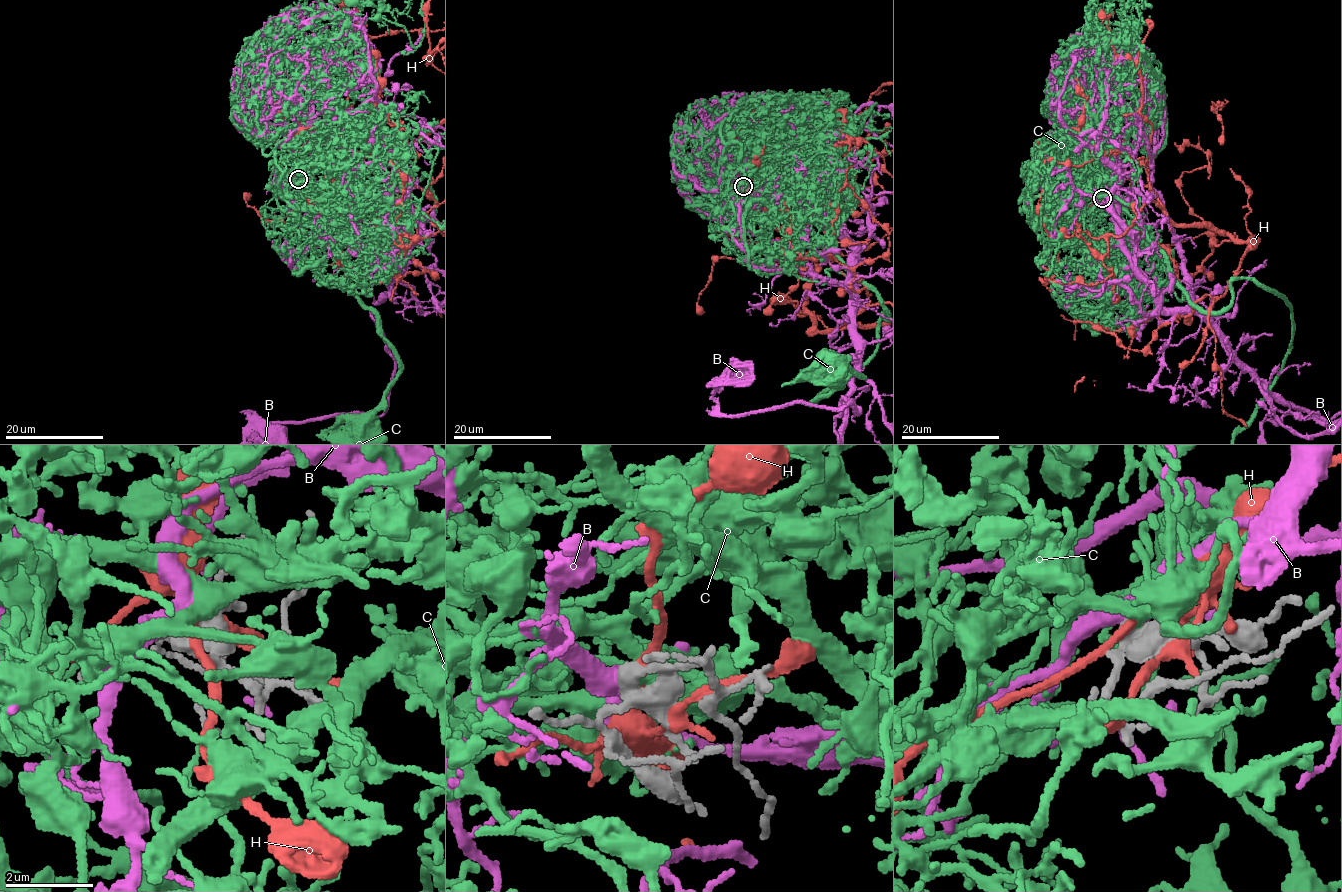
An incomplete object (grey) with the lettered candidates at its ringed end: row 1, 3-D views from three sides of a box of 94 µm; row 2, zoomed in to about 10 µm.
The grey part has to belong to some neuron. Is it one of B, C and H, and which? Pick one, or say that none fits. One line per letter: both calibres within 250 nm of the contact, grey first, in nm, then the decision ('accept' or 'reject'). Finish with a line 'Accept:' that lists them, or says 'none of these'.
B: 380/440 nm | reject
C: 400/220 nm | accept
H: 360/170 nm | reject
Accept: C

